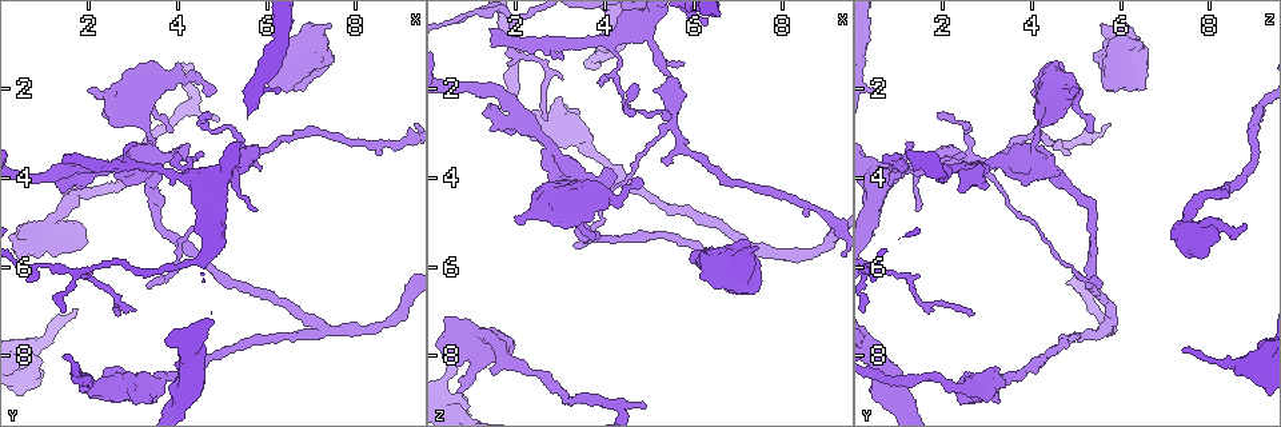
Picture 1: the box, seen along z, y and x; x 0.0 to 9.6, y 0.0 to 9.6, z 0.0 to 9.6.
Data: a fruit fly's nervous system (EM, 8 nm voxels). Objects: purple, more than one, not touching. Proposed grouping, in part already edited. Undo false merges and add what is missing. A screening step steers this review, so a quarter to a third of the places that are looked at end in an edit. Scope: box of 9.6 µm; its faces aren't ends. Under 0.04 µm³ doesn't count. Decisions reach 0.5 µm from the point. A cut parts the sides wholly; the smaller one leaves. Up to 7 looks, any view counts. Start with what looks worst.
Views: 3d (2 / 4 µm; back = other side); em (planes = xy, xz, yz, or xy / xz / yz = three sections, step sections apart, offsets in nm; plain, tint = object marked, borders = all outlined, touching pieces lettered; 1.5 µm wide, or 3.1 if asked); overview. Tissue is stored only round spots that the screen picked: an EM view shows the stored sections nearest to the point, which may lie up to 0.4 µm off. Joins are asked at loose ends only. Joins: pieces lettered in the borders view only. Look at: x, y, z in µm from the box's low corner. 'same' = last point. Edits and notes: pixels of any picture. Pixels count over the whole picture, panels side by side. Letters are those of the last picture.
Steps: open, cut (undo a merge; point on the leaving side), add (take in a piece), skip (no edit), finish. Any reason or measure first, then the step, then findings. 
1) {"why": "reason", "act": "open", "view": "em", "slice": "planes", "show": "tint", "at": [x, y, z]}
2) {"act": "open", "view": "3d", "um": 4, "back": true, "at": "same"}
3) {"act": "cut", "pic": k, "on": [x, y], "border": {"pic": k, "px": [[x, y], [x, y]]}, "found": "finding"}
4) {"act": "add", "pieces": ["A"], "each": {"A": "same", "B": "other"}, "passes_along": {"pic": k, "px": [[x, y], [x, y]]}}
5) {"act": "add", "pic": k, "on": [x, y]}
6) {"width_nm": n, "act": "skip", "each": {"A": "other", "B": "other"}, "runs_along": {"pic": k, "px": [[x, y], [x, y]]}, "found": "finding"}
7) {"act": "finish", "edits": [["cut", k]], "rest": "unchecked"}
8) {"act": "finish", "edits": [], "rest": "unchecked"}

{"act": "open", "view": "em", "slice": "planes", "show": "tint", "at": [3.45, 3.55, 4.05]}

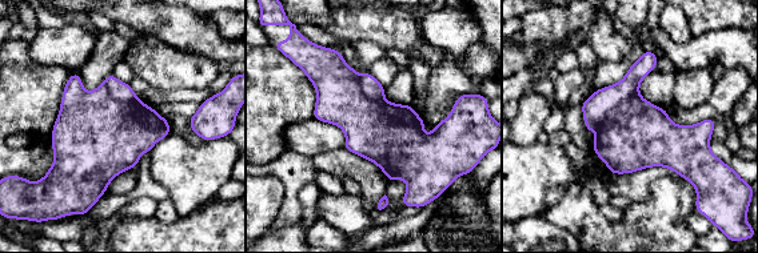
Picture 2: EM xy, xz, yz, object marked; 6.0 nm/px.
{"act": "open", "view": "em", "slice": "planes", "show": "borders", "at": "same"}

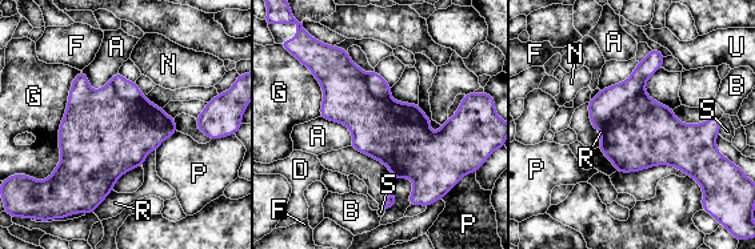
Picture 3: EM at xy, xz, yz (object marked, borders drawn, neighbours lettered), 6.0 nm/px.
{"act": "cut", "pic": 3, "on": [600, 107], "each": {"A": "other", "B": "other", "D": "other", "F": "other", "G": "other", "N": "other", "P": "other", "R": "other", "S": "other", "U": "other"}, "border": {"pic": 3, "px": [[643, 89], [626, 100], [603, 128]]}, "found": "two cells meet here"}

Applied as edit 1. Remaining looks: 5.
{"why": "see it whole again", "act": "open", "view": "overview"}

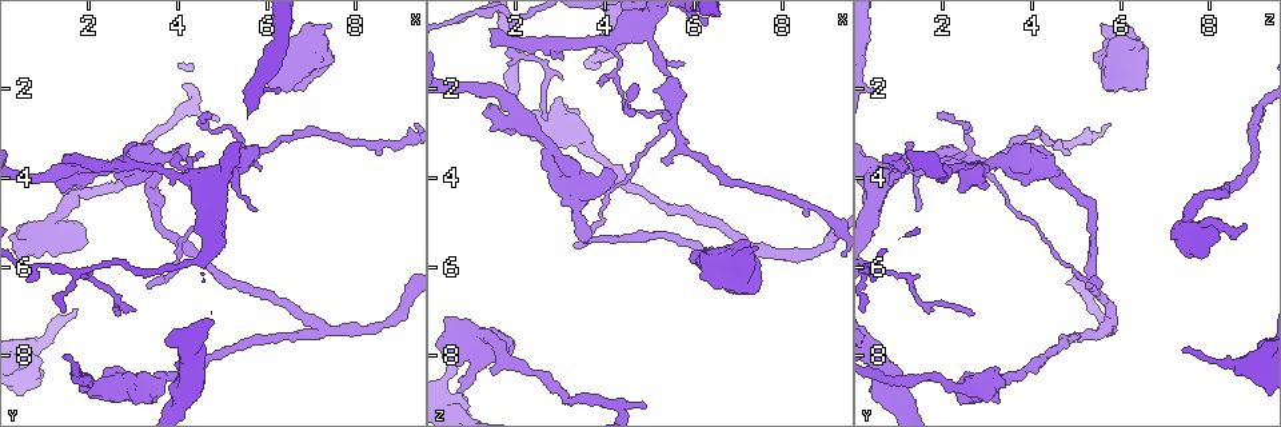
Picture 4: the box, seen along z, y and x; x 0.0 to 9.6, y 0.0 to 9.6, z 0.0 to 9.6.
{"why": "stops while still wide", "act": "open", "view": "em", "slice": "yz", "step": 4, "show": "tint", "at": [6.75, 2.00, 6.60]}

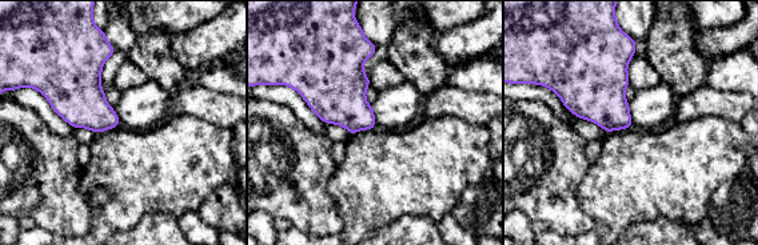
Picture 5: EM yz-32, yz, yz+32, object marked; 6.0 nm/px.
{"why": "another direction", "act": "open", "view": "em", "slice": "planes", "show": "borders", "at": "same"}

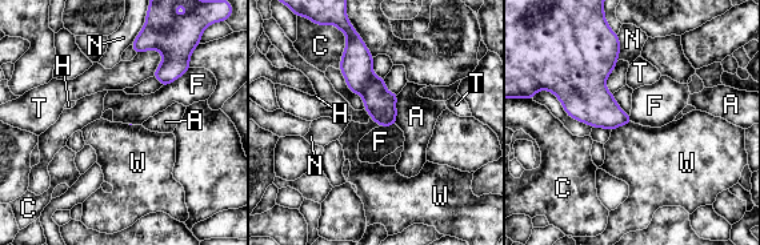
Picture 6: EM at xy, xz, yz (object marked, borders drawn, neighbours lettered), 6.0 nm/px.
{"longest_contact_nm": ["F", 220], "act": "skip", "each": {"A": "other", "C": "other", "F": "other", "H": "other", "N": "other", "T": "other", "W": "other"}, "border": {"pic": 6, "px": [[631, 121], [616, 127], [611, 132]]}, "found": "no lettered piece goes on from it"}

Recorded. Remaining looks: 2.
{"why": "branch stops here", "act": "open", "view": "em", "slice": "xy", "step": 4, "show": "tint", "at": [0.70, 5.05, 8.80]}

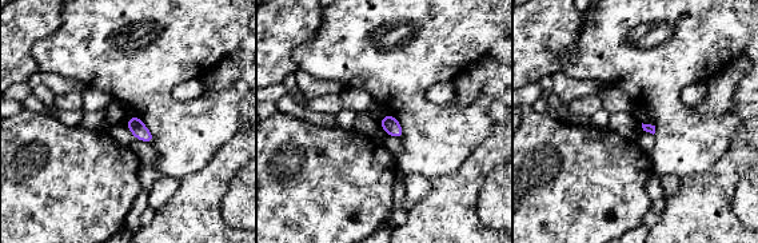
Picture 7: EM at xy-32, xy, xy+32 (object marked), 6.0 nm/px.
{"why": "another direction", "act": "open", "view": "em", "slice": "planes", "show": "borders", "at": "same"}

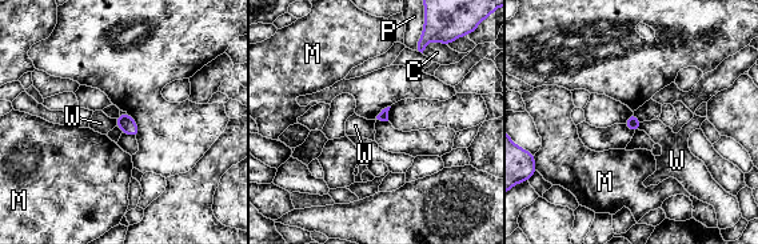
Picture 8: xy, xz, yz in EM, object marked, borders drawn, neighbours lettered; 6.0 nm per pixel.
{"act": "skip", "each": {"C": "other", "M": "other", "P": "other", "W": "other"}, "border": {"pic": 8, "px": [[115, 119], [118, 126]]}, "found": "none of them fits"}

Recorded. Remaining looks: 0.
{"act": "finish", "edits": [["cut", 3]], "rest": "unchecked"}

